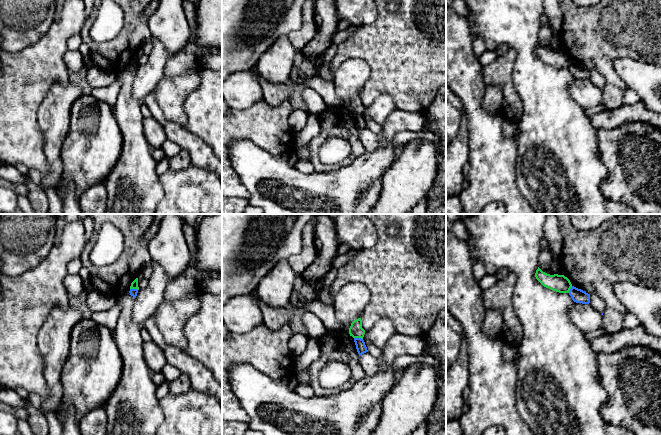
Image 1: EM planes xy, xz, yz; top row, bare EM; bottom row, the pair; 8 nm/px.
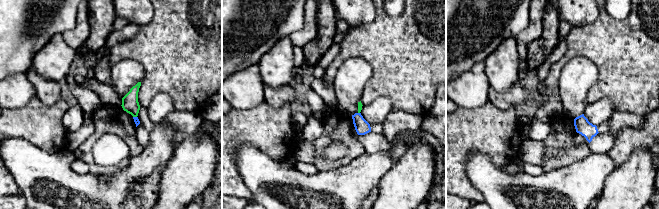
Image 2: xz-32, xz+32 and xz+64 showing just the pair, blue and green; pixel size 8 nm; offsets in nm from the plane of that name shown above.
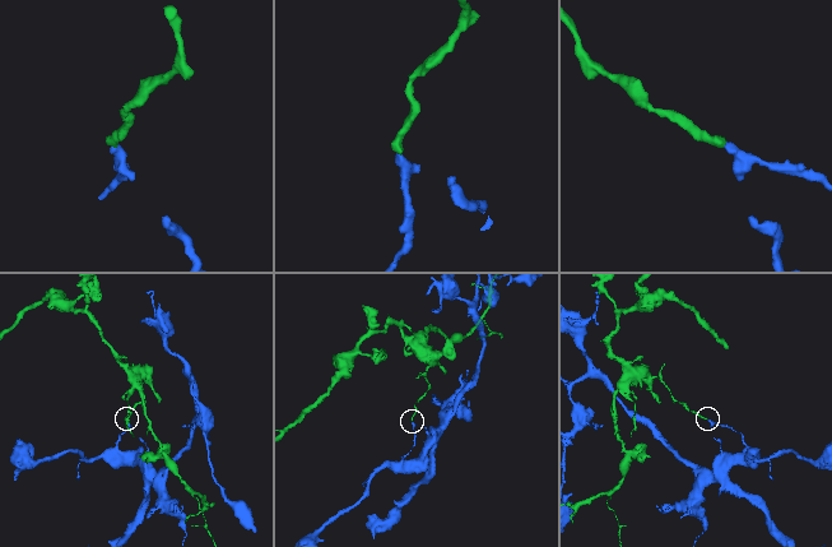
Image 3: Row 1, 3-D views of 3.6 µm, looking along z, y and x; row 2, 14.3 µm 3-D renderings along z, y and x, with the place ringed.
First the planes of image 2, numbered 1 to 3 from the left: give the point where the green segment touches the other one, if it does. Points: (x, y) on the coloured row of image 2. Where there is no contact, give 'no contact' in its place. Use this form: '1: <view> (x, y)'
1: xz-32 (135, 117)
2: no contact
3: no contact

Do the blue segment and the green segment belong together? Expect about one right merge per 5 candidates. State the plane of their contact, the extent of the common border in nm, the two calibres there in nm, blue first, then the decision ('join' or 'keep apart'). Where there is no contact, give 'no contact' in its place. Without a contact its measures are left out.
xz | 70 nm | 80/110 nm | keep apart

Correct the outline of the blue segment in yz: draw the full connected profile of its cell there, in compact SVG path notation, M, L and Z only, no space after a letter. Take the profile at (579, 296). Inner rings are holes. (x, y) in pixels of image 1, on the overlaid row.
M574 286L571 287L569 295L571 296L572 300L576 303L582 303L582 304L590 303L590 294Z

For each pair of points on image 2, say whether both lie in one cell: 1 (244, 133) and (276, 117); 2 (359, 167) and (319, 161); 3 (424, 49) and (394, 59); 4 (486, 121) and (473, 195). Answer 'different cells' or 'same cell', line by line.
1: same cell
2: different cells
3: same cell
4: same cell

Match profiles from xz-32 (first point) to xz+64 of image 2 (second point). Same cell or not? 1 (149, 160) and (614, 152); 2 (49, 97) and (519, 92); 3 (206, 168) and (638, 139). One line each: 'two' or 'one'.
1: two
2: one
3: two

